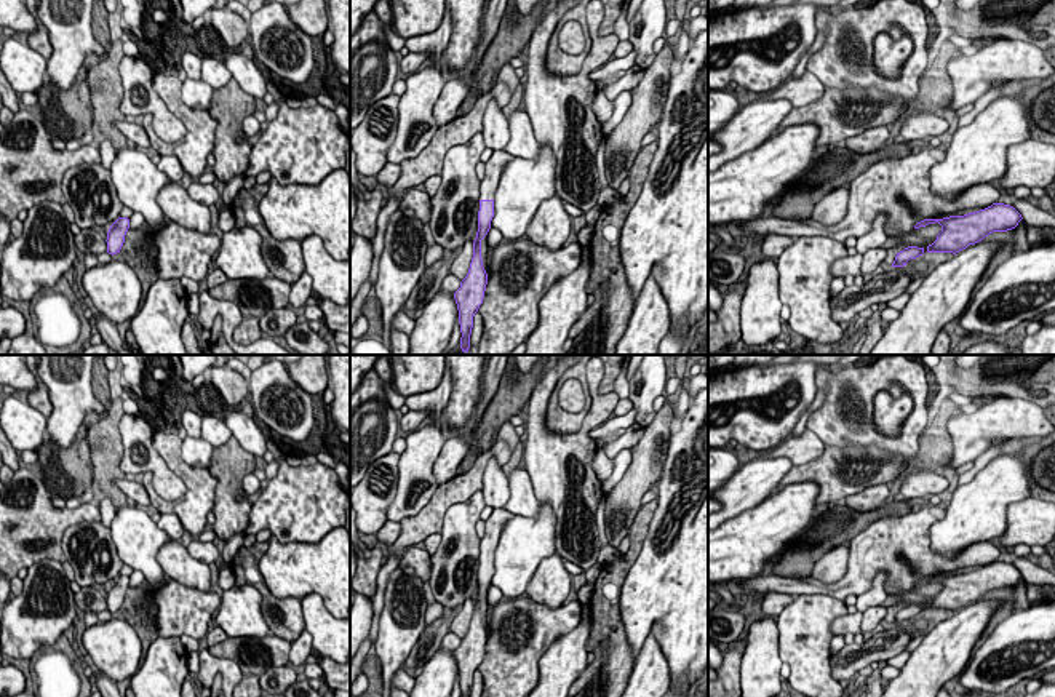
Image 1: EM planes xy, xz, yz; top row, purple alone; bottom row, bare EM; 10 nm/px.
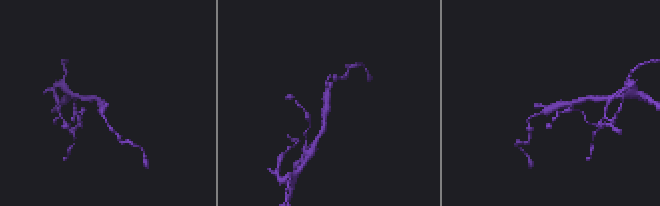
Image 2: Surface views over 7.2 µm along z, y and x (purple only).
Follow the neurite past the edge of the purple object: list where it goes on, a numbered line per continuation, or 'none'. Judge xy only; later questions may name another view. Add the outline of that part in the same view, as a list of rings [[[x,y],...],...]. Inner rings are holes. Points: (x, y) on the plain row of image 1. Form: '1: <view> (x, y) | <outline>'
none

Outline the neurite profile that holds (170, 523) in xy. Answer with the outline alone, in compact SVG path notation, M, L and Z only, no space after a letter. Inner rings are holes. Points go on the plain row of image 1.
M163 513L157 518L157 526L165 531L173 540L179 540L182 534L185 532L181 520L174 513Z

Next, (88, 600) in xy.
M82 587L75 593L75 604L83 612L102 612L107 611L107 599L94 587Z

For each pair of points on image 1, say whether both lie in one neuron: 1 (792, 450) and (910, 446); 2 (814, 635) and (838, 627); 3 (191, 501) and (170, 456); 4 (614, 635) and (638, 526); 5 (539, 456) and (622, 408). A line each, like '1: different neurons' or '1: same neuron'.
1: different neurons
2: different neurons
3: same neuron
4: same neuron
5: different neurons

